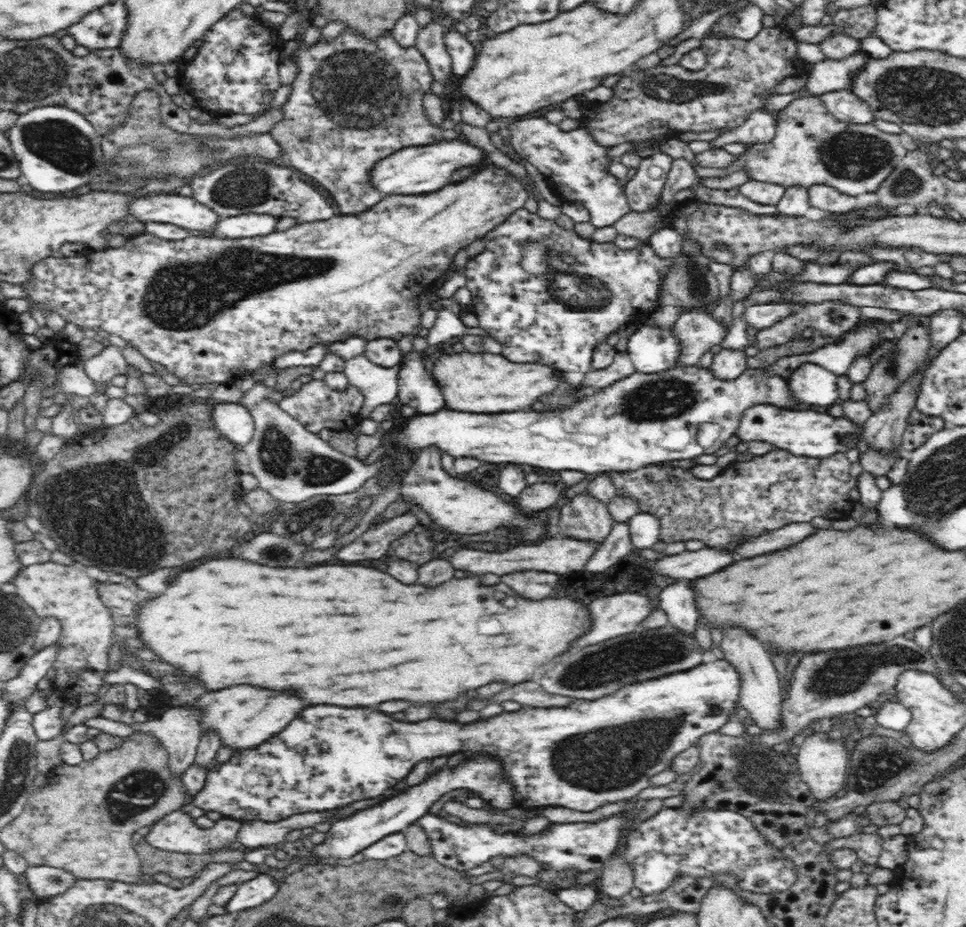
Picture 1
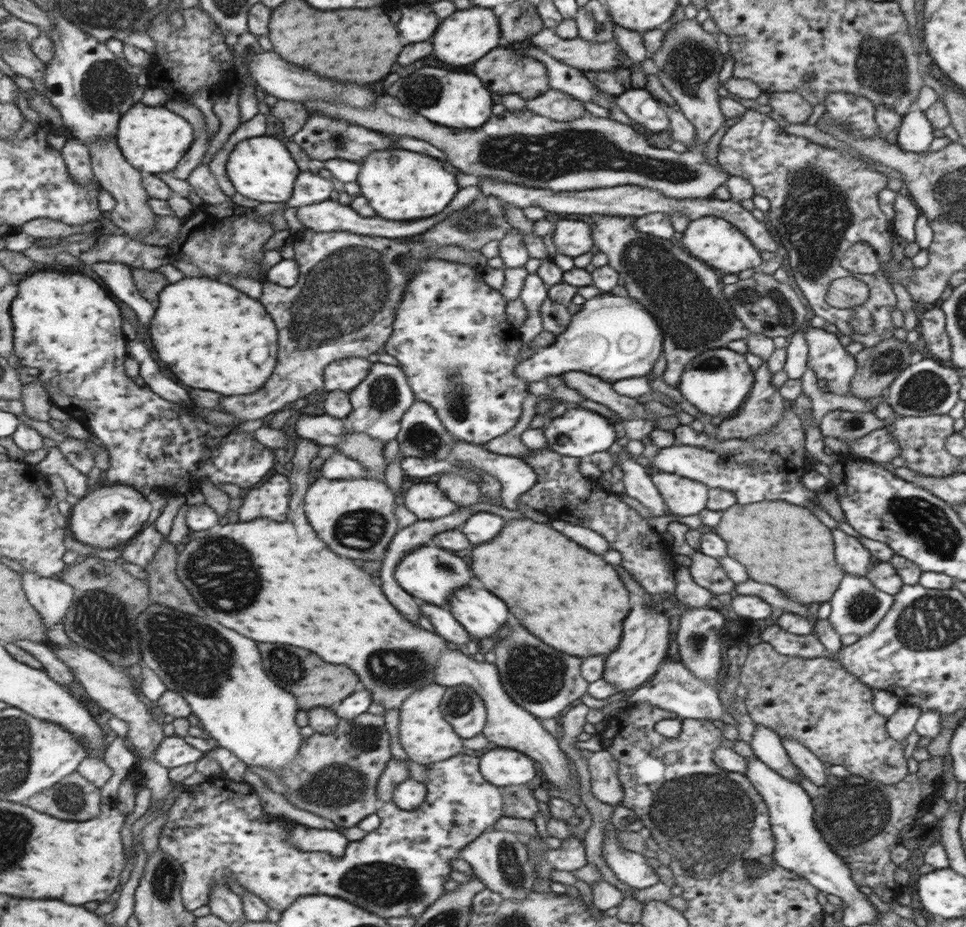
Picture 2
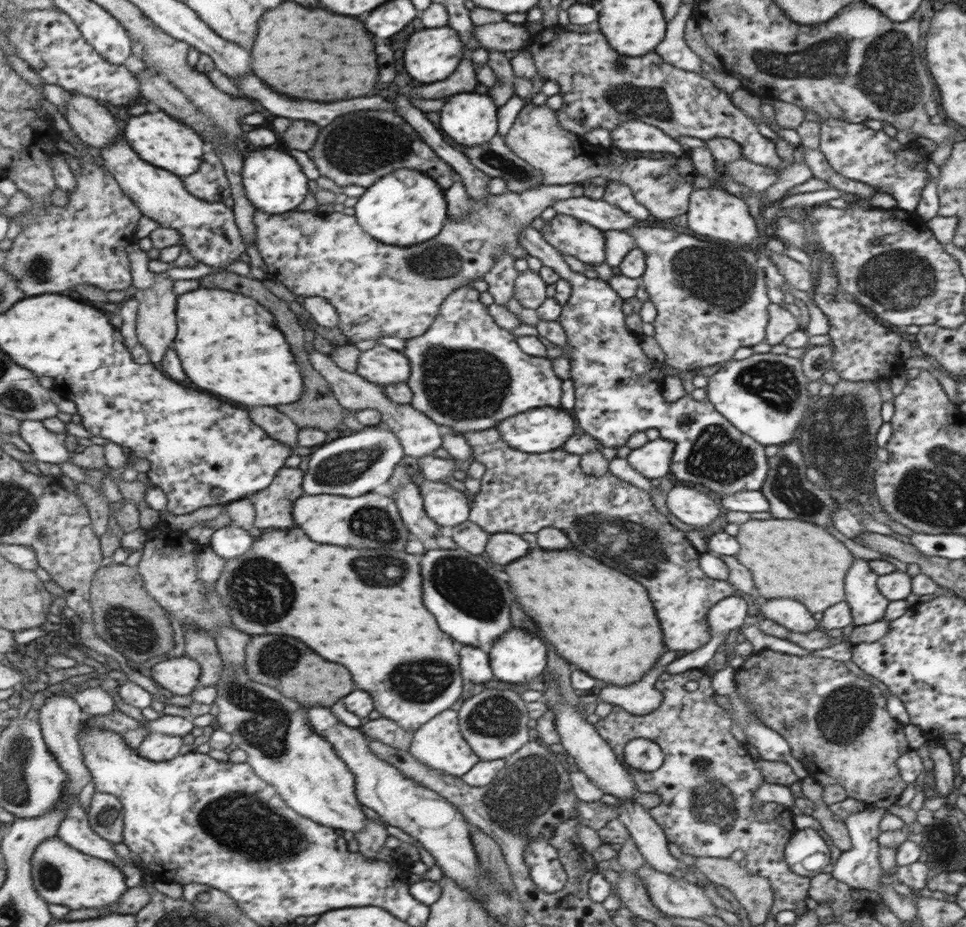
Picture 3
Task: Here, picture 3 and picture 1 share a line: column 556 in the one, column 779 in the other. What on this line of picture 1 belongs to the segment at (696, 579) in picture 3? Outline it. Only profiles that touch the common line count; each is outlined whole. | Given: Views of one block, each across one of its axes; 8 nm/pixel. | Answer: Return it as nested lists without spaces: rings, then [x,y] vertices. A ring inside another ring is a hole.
[[[774,449],[749,461],[734,461],[711,480],[699,479],[692,473],[690,464],[675,462],[648,465],[635,471],[612,471],[606,477],[612,481],[618,497],[628,497],[638,503],[641,513],[652,514],[659,519],[661,530],[658,542],[675,543],[697,540],[708,548],[720,548],[736,552],[744,540],[766,534],[788,524],[810,522],[822,516],[828,520],[846,520],[852,516],[857,501],[850,496],[850,490],[857,485],[857,478],[851,475],[851,463],[844,453],[828,458],[810,458],[786,454]]]

